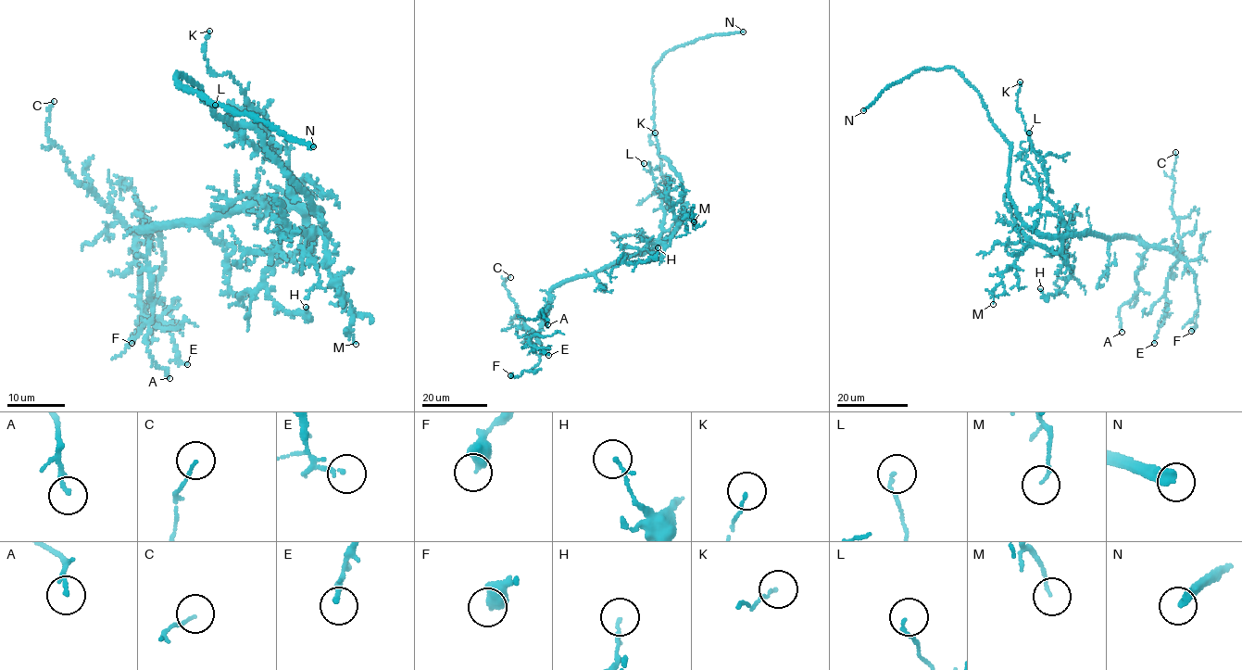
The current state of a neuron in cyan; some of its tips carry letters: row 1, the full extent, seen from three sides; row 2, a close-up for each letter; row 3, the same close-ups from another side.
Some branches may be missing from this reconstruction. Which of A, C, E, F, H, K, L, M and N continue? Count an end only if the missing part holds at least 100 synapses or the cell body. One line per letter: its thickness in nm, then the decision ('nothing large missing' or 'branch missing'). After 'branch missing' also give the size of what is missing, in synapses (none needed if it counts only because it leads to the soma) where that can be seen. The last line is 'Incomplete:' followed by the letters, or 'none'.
A: calibre 140 nm; nothing large missing
C: calibre 100 nm; nothing large missing
E: calibre 140 nm; nothing large missing
F: calibre 440 nm; nothing large missing
H: calibre 120 nm; nothing large missing
K: calibre 90 nm; nothing large missing
L: calibre 110 nm; nothing large missing
M: calibre 110 nm; nothing large missing
N: calibre 360 nm; branch missing; 350 synapses
Incomplete: N

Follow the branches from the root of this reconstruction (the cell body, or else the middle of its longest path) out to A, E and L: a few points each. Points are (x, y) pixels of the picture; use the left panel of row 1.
A: (316, 211), (287, 200), (251, 202), (202, 221), (143, 228), (149, 236), (153, 313), (146, 343), (169, 378)
E: (316, 211), (251, 202), (143, 229), (147, 219), (135, 253), (141, 309), (169, 332), (187, 364)
L: (316, 211), (296, 204), (292, 198), (292, 177), (282, 162), (237, 138), (232, 126), (216, 113), (215, 105)

